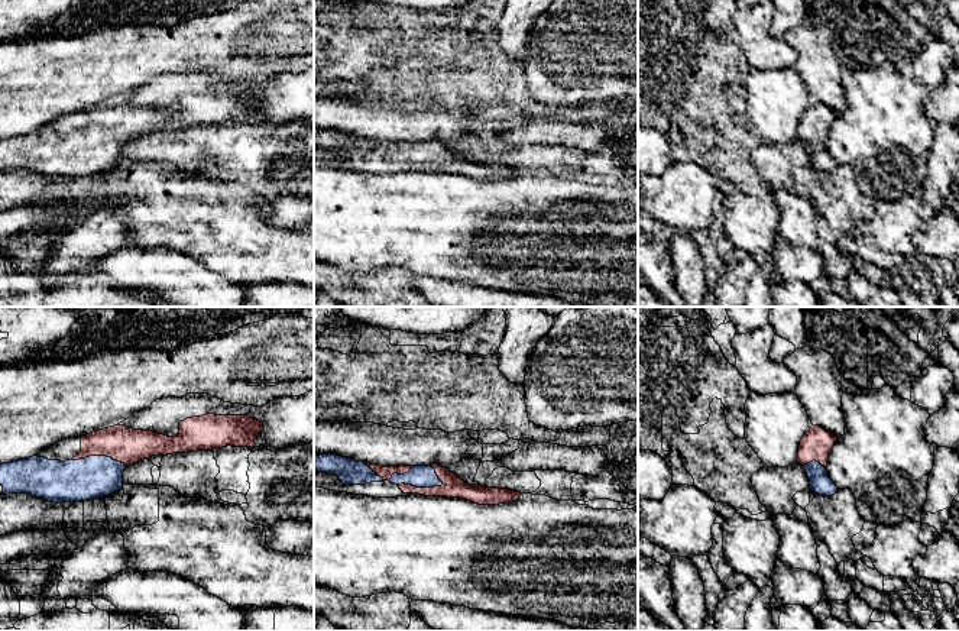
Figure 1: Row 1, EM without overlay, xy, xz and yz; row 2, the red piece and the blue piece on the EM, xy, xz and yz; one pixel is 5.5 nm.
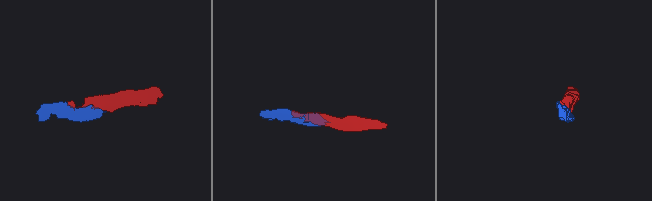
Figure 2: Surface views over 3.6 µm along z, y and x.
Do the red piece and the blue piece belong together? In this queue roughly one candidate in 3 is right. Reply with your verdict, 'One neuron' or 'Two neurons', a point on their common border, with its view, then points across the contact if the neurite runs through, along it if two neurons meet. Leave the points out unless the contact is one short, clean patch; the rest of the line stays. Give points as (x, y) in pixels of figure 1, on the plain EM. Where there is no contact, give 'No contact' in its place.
One neuron. Touches red at xz (420, 164)

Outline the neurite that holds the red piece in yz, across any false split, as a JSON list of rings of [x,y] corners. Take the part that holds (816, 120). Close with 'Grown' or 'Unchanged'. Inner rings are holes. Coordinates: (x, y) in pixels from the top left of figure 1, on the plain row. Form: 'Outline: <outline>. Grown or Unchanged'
Outline: [[[811,101],[810,106],[801,113],[797,130],[800,139],[810,158],[810,165],[823,172],[832,172],[837,168],[837,162],[827,151],[829,130],[836,119],[830,107]]]. Grown

